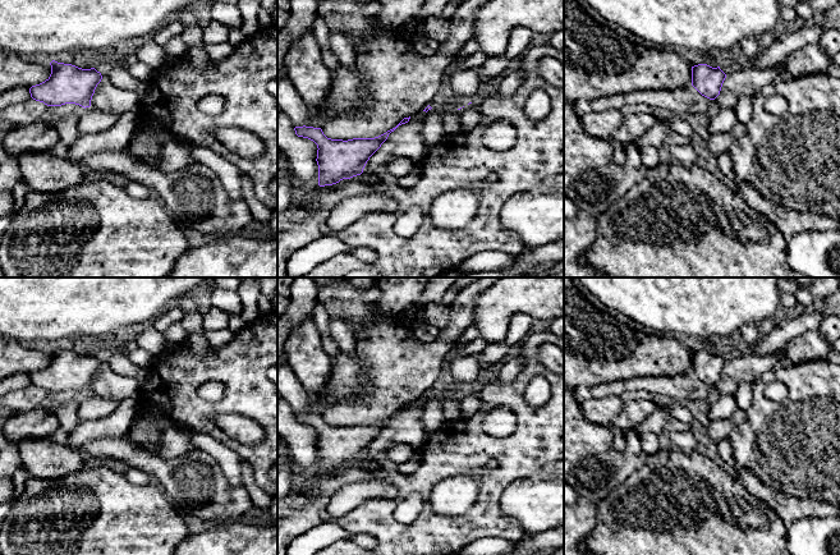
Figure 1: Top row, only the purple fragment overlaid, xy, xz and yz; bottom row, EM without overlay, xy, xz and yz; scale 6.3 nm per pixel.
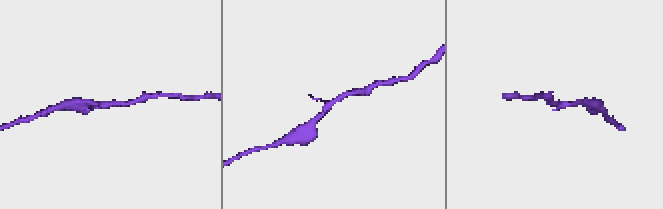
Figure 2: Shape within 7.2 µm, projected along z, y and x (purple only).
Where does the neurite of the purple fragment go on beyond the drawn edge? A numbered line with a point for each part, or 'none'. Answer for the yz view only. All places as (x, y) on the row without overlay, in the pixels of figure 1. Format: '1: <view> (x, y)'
none

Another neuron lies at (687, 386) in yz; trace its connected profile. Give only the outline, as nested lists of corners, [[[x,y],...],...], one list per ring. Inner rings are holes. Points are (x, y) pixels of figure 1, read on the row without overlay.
[[[692,371],[670,377],[632,377],[629,380],[606,382],[591,389],[591,398],[621,396],[625,393],[643,390],[651,395],[662,395],[684,403],[687,400],[711,400],[713,387],[702,382]]]

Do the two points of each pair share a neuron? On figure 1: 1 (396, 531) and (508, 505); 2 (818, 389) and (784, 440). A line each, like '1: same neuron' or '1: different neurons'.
1: different neurons
2: same neuron

